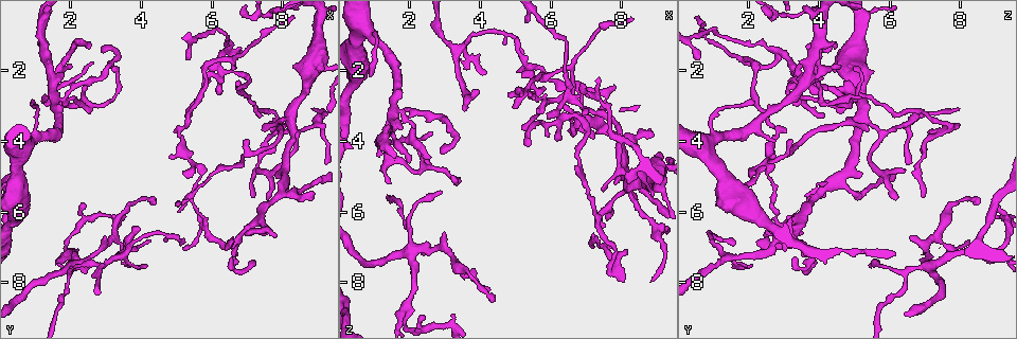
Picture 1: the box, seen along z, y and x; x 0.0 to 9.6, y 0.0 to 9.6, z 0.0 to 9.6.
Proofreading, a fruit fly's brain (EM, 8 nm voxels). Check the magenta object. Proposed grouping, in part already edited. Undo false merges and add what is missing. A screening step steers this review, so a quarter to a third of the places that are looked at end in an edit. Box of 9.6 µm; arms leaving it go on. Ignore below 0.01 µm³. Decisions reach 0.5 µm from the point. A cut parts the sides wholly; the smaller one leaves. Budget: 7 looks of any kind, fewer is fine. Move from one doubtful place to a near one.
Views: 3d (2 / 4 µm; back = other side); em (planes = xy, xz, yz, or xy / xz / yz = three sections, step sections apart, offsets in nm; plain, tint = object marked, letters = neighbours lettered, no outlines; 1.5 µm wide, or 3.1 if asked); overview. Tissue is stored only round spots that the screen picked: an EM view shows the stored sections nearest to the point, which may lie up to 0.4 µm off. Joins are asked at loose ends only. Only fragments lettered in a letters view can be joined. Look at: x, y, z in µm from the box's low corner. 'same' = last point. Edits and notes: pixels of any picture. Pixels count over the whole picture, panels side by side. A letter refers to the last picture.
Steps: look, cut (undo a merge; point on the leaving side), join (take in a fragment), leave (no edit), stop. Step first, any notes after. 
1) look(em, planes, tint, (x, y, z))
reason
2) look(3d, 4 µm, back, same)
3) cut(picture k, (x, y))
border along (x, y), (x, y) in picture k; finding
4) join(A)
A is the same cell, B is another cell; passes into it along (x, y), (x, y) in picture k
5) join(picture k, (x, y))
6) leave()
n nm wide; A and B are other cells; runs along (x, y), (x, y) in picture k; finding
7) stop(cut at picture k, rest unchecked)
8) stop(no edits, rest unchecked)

look(em, planes, letters, (1.65, 2.80, 3.10))

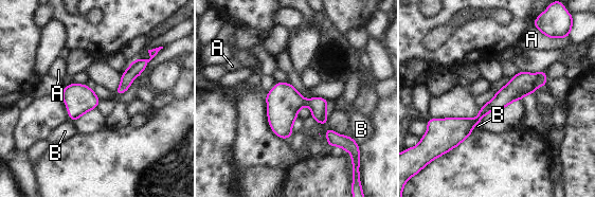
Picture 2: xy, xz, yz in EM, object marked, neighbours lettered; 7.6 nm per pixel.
leave()
170 nm wide; A and B are other cells; runs along (543, 74), (474, 121), (446, 129) in picture 2; all the same neuron

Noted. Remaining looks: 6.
look(em, planes, plain, (5.15, 7.05, 3.55))
tapers out

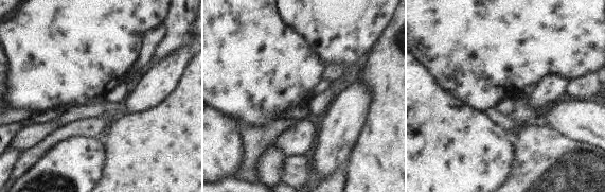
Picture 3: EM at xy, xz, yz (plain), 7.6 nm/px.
look(em, planes, letters, same)
what lies round it

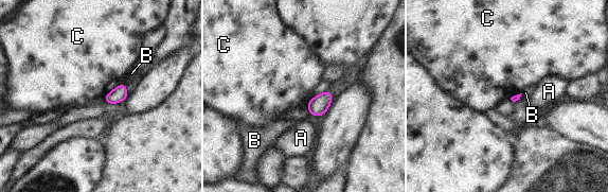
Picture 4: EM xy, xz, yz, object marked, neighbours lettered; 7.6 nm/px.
leave()
A, B and C are other cells; border along (122, 82), (103, 97) in picture 4; none of them fits

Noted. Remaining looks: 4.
look(em, planes, tint, (5.50, 4.70, 2.45))
thick turns thin

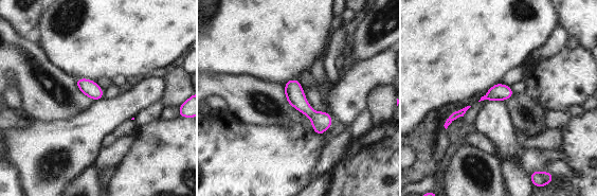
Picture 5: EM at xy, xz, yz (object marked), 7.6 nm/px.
look(em, planes, letters, same)
see the neighbours

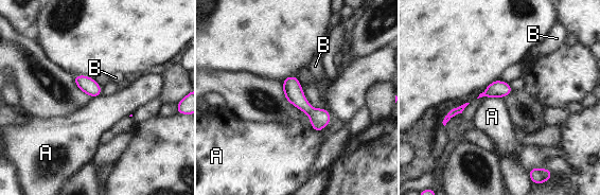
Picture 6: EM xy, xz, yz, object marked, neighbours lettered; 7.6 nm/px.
leave()
A and B are other cells; runs along (288, 80), (294, 94), (327, 121) in picture 6; continuous, no second neuron

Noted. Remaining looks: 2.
stop(no edits, rest unchecked)

